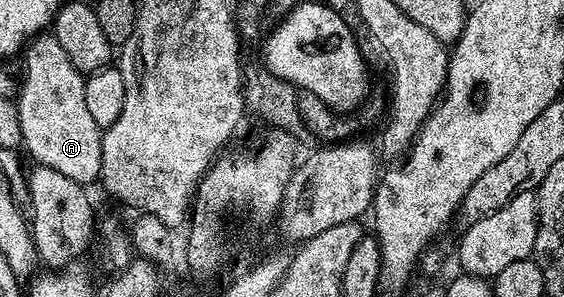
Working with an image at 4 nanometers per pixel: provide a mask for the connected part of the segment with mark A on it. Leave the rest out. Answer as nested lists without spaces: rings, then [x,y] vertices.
[[[43,32],[30,39],[26,54],[17,97],[25,150],[36,158],[38,165],[53,168],[53,172],[61,172],[61,176],[69,176],[69,180],[94,183],[101,168],[103,135],[85,105],[84,75],[73,68],[54,33]]]

